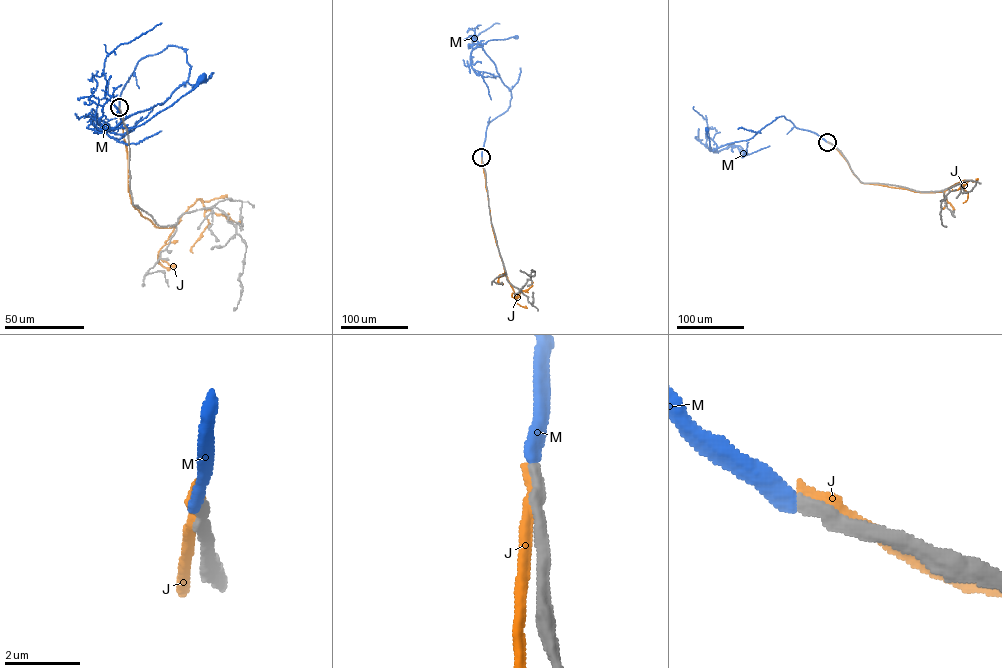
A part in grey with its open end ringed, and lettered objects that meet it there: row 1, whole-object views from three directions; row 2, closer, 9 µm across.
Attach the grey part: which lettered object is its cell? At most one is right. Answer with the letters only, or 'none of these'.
M

